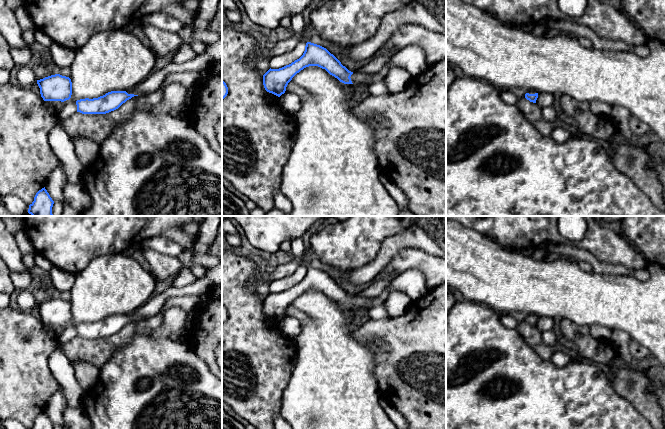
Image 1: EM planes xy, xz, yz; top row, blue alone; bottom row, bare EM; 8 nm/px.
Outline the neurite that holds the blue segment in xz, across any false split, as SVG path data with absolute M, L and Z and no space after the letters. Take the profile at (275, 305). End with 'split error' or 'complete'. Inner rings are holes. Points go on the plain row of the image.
M307 266L303 279L279 293L269 293L263 299L263 309L267 316L278 321L285 317L292 302L309 290L318 290L325 293L330 299L344 308L366 307L371 304L372 298L353 297L331 278L326 272Z; split error

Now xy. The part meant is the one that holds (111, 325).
M222 261L213 268L207 268L202 277L184 287L170 287L151 297L136 312L129 315L111 315L98 322L85 322L76 325L77 336L82 338L106 338L118 333L134 320L144 319L160 313L165 302L171 297L185 295L201 296L216 286L222 285Z; split error

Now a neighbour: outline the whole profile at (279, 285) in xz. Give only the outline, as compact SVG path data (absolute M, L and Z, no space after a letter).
M300 265L292 274L270 282L269 291L279 293L299 283L305 275L306 267Z

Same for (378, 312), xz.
M384 304L373 306L368 309L368 317L370 320L380 320L380 319L386 319L389 317L386 307Z

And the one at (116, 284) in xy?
M123 253L95 258L76 274L70 289L72 319L63 326L59 345L48 360L52 375L65 392L68 406L82 407L85 393L61 349L63 344L77 336L76 325L98 322L111 315L132 314L148 302L155 286L156 279L139 261Z

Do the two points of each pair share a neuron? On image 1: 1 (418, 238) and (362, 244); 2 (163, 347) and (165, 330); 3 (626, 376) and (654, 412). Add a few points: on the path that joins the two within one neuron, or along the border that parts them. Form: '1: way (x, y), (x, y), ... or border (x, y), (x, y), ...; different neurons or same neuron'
1: border (403, 231), (387, 237), (378, 254), (369, 262); different neurons
2: border (148, 333), (152, 337), (169, 338); different neurons
3: way (631, 385), (646, 403); same neuron

